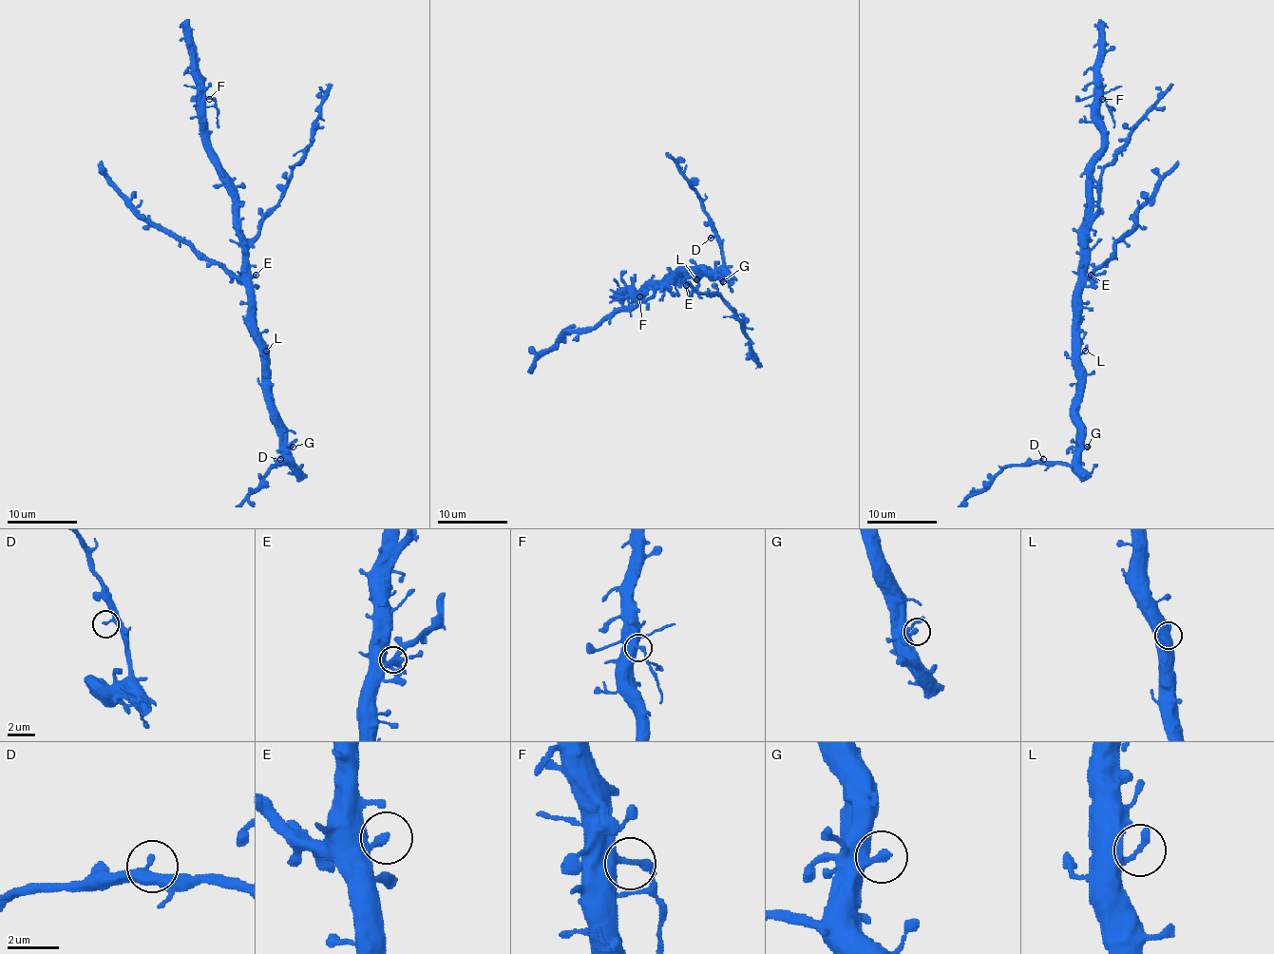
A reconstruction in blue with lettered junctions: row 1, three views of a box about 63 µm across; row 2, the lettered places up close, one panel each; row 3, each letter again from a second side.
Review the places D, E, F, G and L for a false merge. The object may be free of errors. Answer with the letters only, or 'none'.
F

